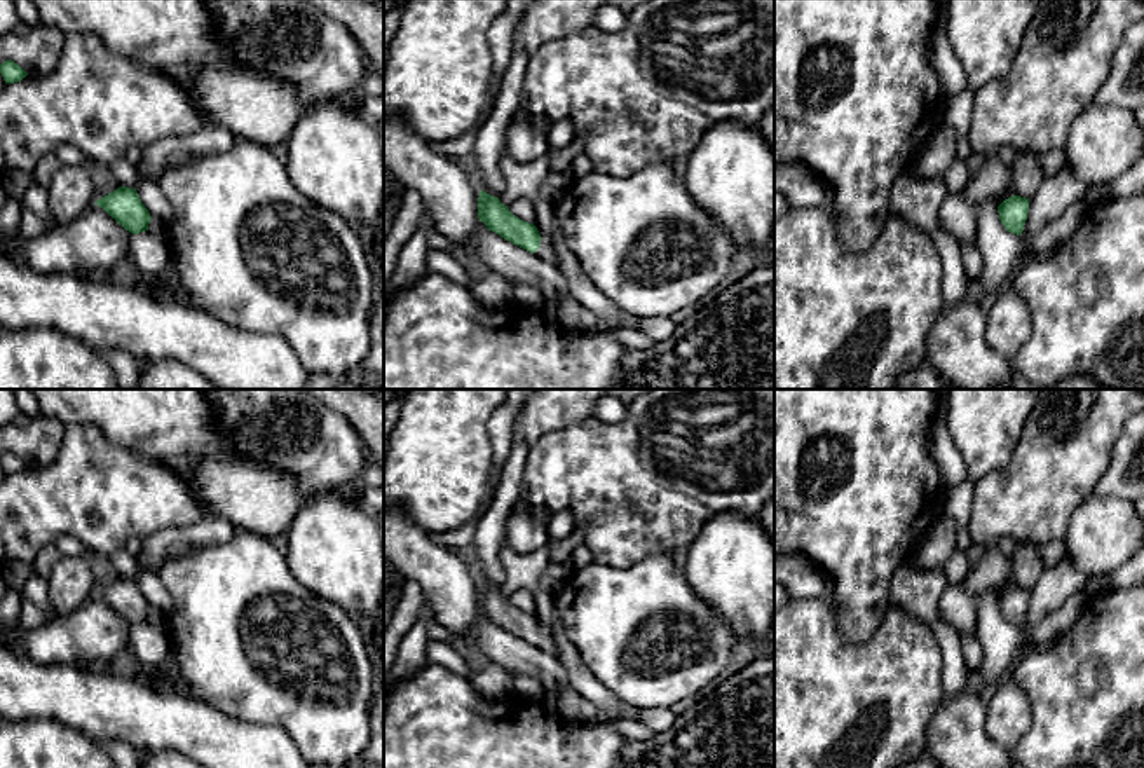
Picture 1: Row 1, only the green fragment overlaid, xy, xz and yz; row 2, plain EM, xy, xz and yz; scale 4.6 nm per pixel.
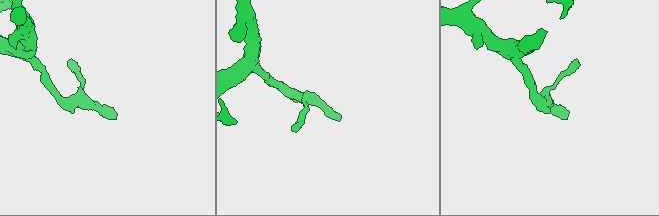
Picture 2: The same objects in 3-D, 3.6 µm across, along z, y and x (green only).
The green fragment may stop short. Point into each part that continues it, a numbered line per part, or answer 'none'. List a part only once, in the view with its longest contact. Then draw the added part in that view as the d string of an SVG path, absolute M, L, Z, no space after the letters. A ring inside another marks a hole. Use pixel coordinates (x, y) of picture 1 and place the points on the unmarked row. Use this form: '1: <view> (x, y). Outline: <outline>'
1: xz (544, 643). Outline: M541 630L541 637L535 642L535 646L539 646L542 651L560 658L558 648L556 648L555 641L551 639L551 635L546 630Z

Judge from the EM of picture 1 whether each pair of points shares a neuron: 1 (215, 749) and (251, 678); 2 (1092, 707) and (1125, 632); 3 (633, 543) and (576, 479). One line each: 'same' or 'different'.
1: different
2: same
3: same

